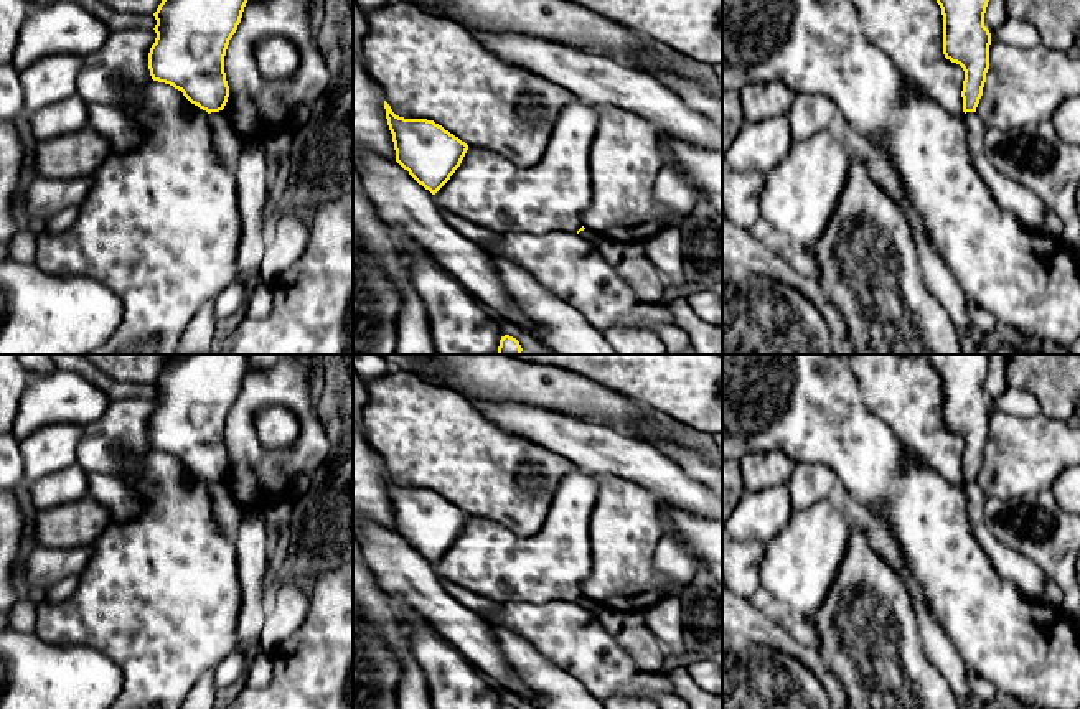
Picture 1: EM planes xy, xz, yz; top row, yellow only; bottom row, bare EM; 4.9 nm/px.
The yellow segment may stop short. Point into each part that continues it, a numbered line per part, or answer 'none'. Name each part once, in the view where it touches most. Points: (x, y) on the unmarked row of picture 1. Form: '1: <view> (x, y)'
none

